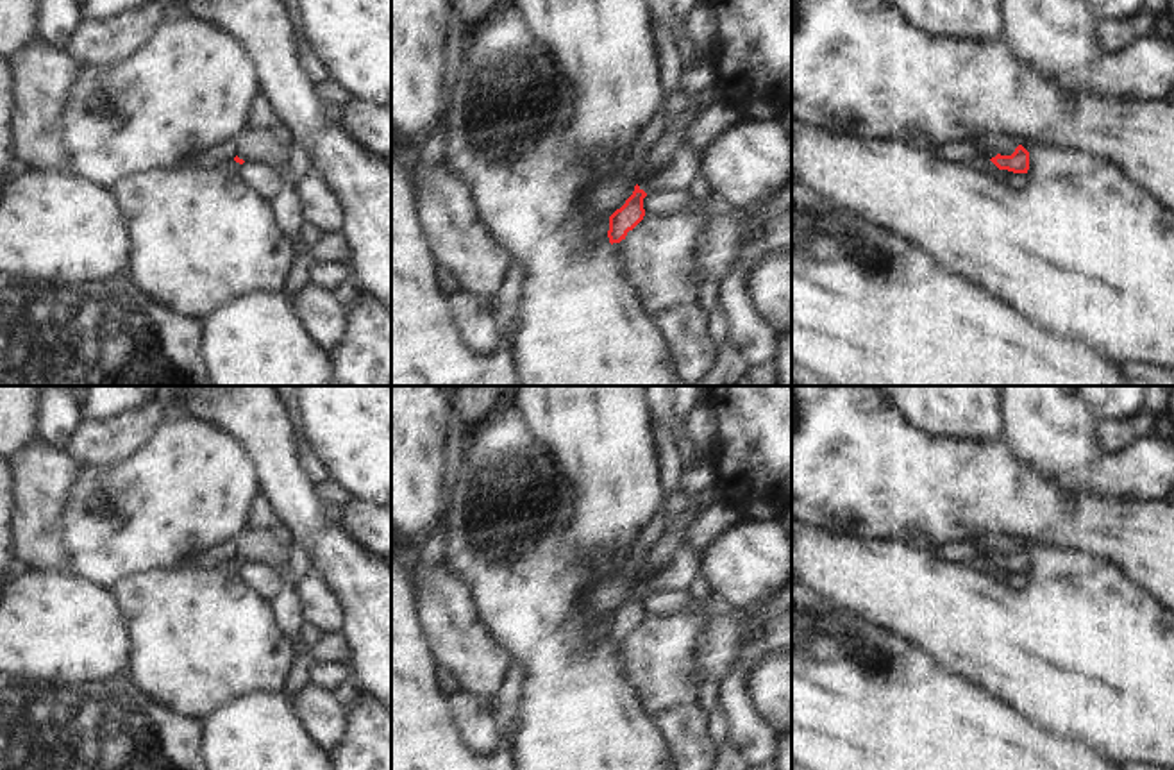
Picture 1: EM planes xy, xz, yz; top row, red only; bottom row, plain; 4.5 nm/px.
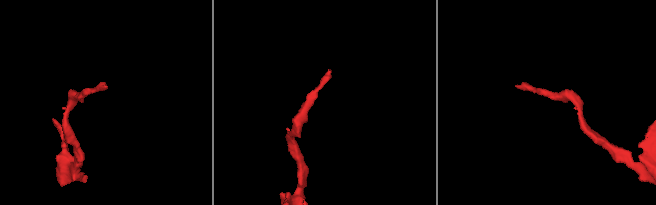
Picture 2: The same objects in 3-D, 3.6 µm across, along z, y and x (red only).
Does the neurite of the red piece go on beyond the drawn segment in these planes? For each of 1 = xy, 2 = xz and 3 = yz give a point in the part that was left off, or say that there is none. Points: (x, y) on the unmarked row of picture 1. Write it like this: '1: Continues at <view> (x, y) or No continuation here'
1: Continues at xy (261, 547)
2: Continues at xz (685, 563)
3: Continues at yz (987, 544)

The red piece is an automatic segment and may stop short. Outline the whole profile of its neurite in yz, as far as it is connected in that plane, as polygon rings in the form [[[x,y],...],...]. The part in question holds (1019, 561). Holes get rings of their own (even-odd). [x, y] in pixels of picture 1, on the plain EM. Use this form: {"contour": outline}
{"contour": [[[977,534],[967,538],[974,547],[981,550],[981,556],[990,559],[999,570],[1008,570],[1013,573],[1027,573],[1029,570],[1029,552],[1019,545],[1011,556],[1001,556],[995,552],[999,536],[995,534]]]}

